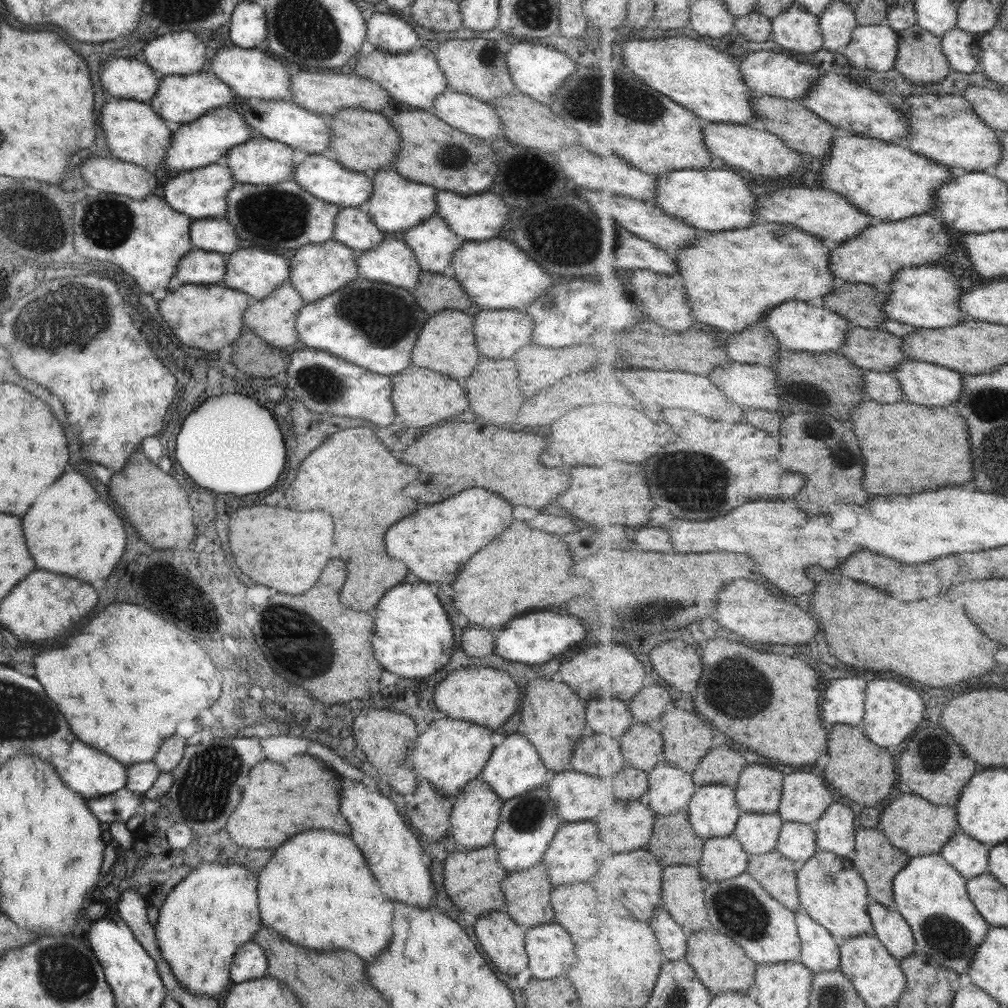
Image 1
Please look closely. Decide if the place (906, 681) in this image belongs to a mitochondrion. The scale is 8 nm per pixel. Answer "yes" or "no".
no

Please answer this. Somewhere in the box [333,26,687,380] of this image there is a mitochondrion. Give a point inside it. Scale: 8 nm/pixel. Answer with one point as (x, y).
(628, 98)

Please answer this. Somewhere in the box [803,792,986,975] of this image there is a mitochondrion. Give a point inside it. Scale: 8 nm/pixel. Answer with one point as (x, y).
(951, 940)

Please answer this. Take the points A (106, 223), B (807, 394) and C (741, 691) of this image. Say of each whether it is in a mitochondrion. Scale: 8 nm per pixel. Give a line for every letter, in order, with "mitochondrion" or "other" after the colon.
A: mitochondrion
B: other
C: mitochondrion

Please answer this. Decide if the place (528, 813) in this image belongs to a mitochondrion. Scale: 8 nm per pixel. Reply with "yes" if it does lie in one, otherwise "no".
yes

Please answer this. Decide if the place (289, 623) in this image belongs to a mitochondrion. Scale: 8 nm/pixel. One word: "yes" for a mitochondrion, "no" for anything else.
yes

